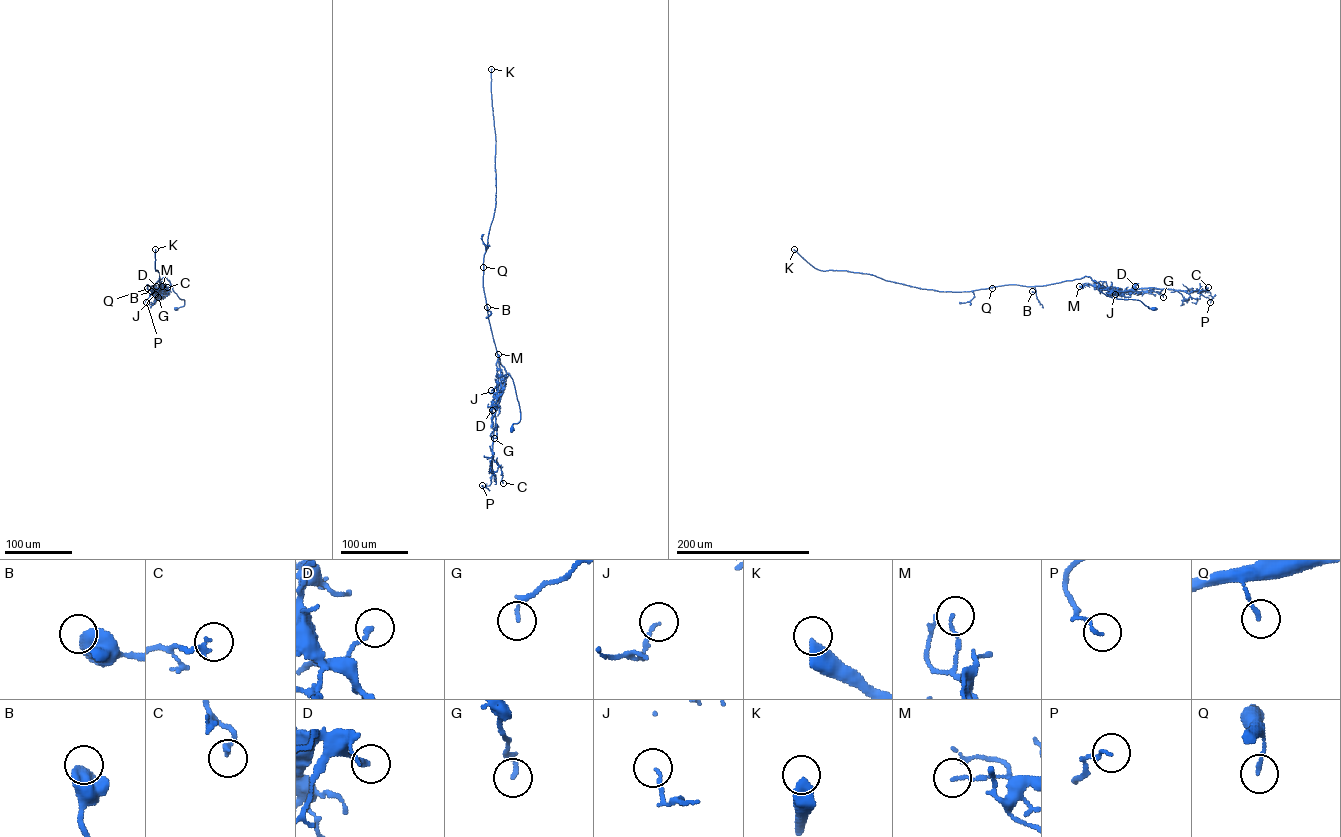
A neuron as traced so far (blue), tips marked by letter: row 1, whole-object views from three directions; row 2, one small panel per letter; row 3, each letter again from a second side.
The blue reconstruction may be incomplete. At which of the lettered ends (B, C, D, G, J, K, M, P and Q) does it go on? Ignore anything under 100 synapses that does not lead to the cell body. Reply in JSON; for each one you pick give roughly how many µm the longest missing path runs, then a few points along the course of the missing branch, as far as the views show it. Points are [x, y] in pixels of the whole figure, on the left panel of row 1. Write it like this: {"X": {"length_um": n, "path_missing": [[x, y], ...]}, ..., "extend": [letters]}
{"K": {"length_um": 400, "path_missing": [[155, 249], [156, 234], [147, 221], [130, 209], [92, 196], [77, 178], [81, 165], [75, 151], [73, 161]]}, "extend": ["K"]}

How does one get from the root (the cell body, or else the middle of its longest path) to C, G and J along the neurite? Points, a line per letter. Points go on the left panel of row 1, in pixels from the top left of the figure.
C: (176, 309), (183, 306), (184, 300), (172, 287), (156, 290), (163, 293), (167, 287)
G: (176, 309), (183, 306), (184, 300), (178, 297), (172, 287), (167, 291), (159, 288), (161, 294), (158, 297)
J: (176, 309), (183, 306), (184, 300), (178, 297), (172, 287), (155, 294)

